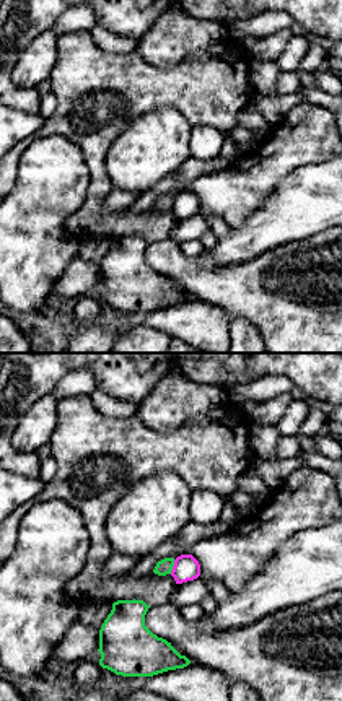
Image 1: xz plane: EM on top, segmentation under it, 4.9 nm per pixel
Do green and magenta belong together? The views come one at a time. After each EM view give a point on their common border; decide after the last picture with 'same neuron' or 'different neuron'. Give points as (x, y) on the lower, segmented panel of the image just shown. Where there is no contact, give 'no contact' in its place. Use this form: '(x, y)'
(173, 565)

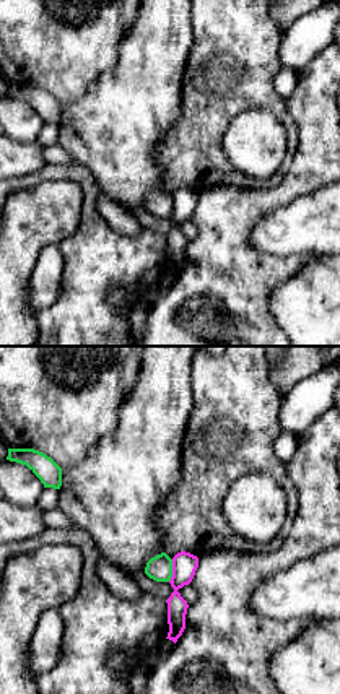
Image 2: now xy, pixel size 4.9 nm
(171, 571)

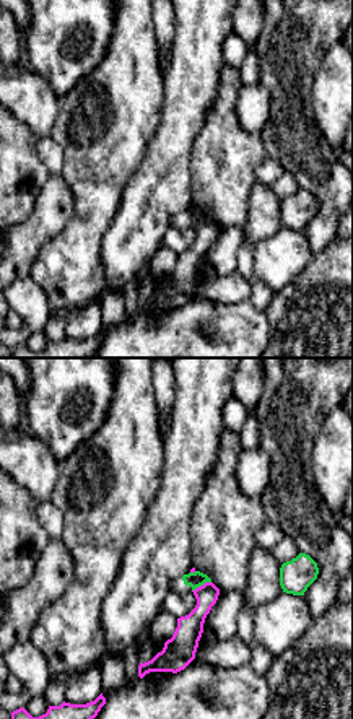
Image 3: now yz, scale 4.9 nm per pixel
(200, 584)

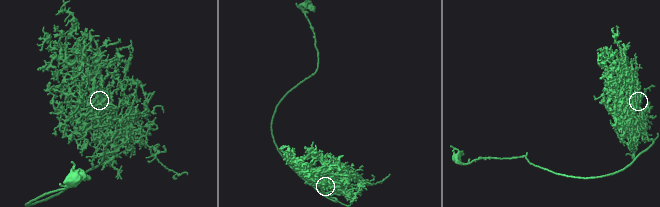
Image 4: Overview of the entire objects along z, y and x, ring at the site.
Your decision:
different neuron

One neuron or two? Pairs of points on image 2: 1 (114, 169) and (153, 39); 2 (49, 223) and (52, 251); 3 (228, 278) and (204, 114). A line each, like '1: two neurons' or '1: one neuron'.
1: one neuron
2: two neurons
3: two neurons

